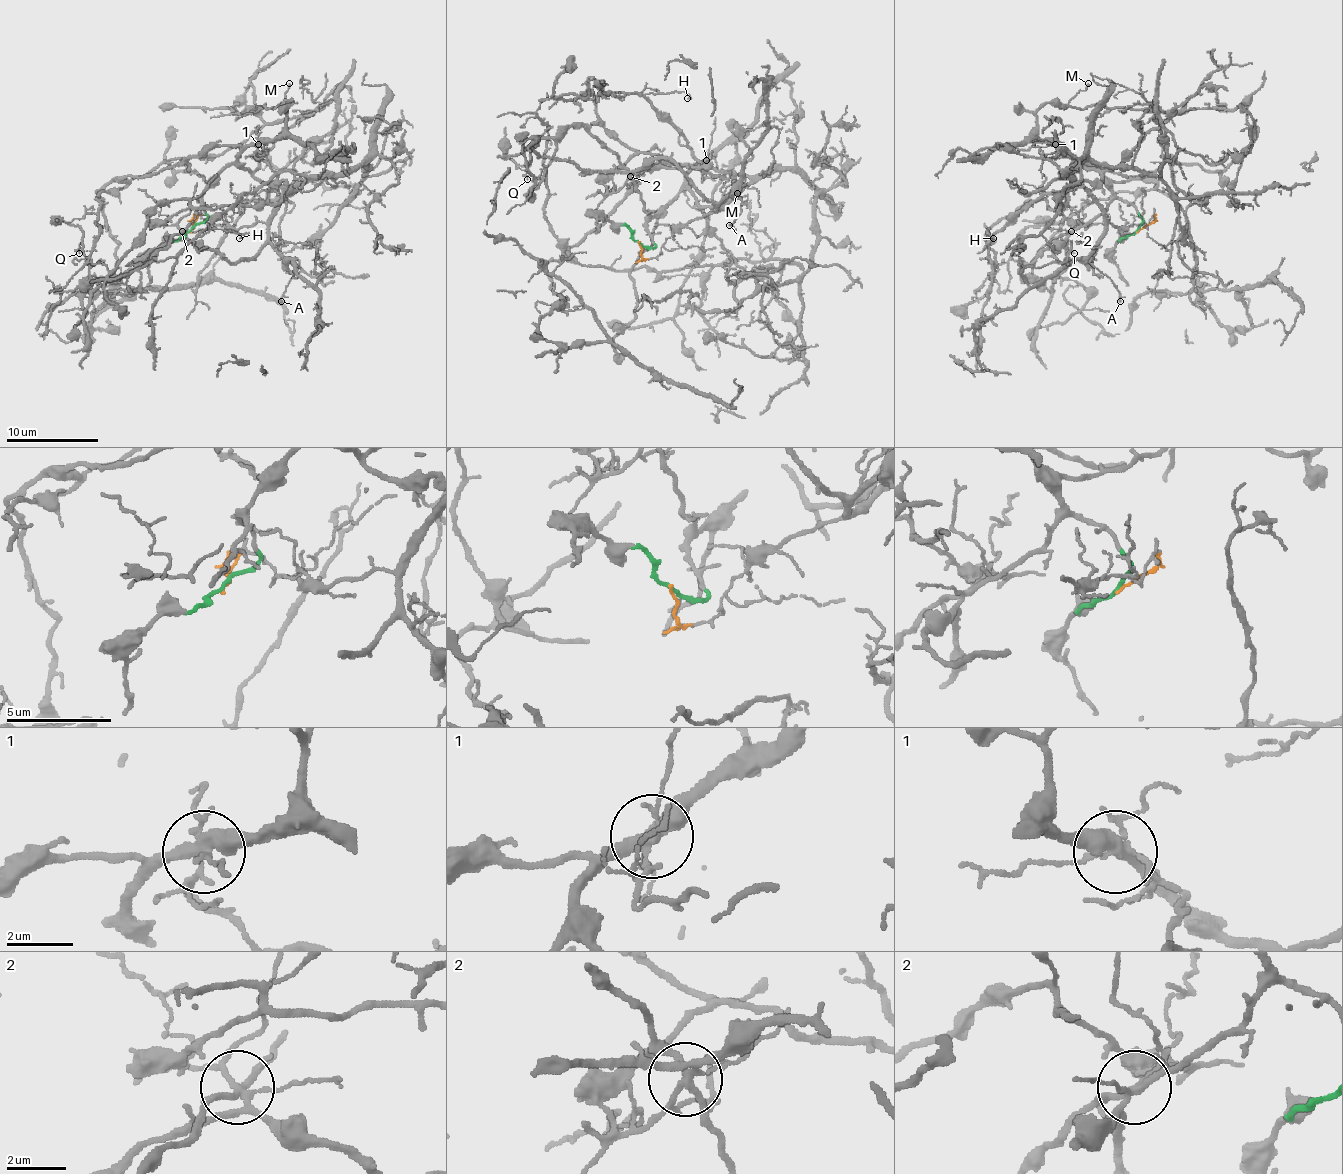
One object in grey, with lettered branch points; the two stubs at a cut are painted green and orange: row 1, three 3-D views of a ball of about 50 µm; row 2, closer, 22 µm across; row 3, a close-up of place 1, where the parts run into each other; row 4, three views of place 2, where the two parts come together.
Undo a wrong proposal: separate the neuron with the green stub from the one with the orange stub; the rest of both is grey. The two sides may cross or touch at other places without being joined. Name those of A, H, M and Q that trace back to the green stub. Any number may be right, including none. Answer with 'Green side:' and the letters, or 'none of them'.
Green side: M, Q

